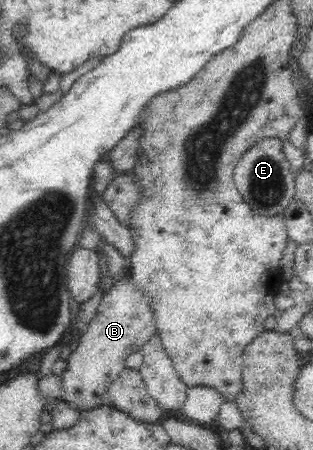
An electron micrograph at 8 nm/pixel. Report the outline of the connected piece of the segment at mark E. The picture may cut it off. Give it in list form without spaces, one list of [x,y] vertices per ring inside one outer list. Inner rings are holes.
[[[265,138],[249,148],[236,166],[233,180],[243,202],[261,217],[280,215],[295,200],[295,173],[282,151],[280,139]]]

